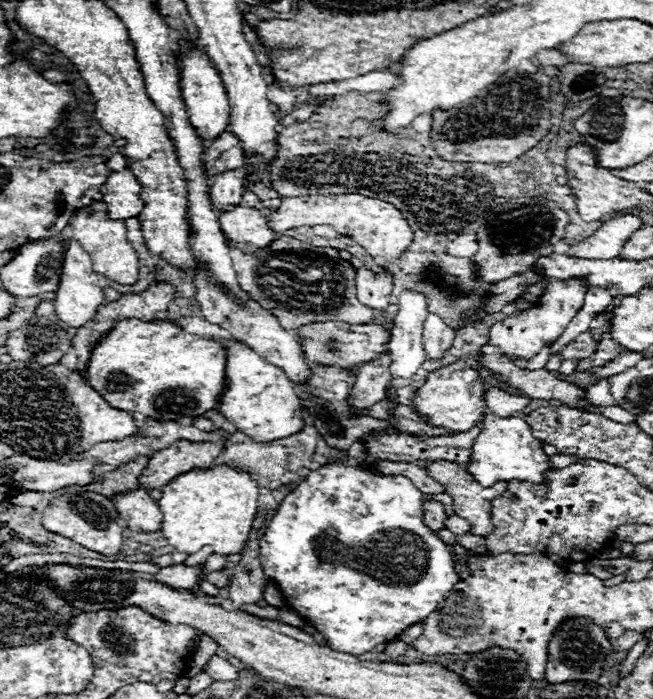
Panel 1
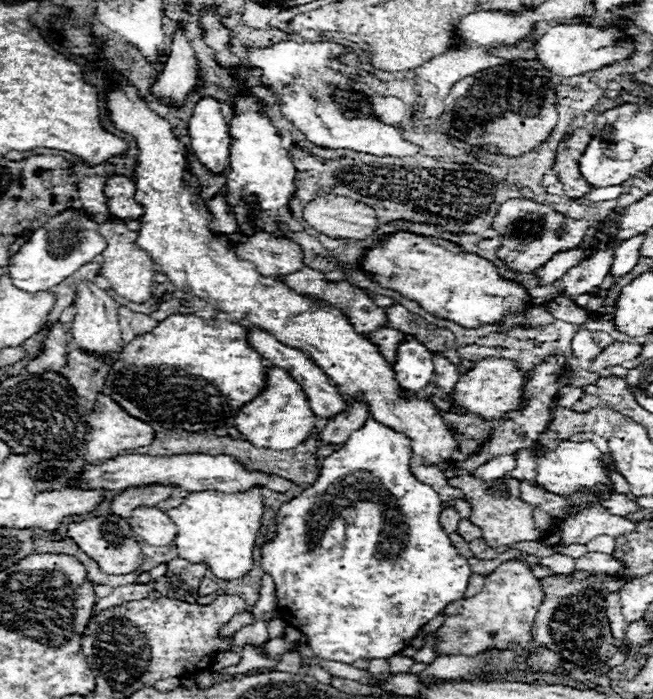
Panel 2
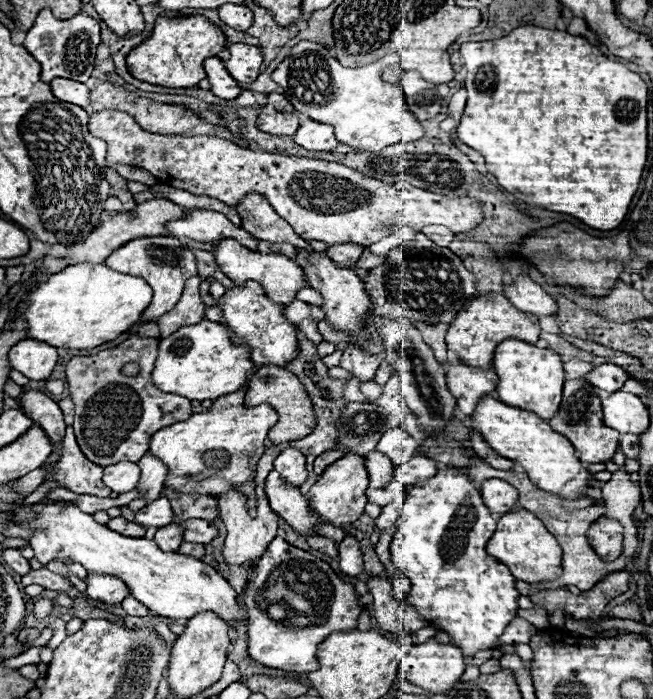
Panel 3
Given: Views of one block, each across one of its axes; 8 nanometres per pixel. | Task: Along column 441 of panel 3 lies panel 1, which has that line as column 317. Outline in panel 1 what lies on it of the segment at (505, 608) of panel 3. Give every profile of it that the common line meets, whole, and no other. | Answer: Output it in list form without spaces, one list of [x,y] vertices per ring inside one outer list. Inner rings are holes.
[[[356,442],[346,452],[344,460],[324,464],[322,468],[310,472],[306,476],[306,480],[302,484],[298,484],[282,500],[280,508],[276,510],[274,518],[268,524],[268,532],[260,540],[260,562],[262,562],[264,574],[278,584],[278,588],[284,594],[284,600],[288,602],[288,606],[294,608],[296,612],[300,612],[328,640],[328,646],[332,650],[346,652],[346,654],[352,654],[352,656],[358,656],[362,652],[370,652],[376,644],[386,644],[386,642],[394,640],[396,636],[400,636],[410,624],[422,622],[430,612],[436,610],[436,606],[442,602],[444,594],[450,592],[454,588],[454,584],[460,580],[456,570],[454,570],[454,560],[452,560],[450,548],[422,522],[424,494],[418,488],[414,488],[414,484],[410,480],[404,480],[404,476],[376,476],[376,474],[372,474],[364,468],[366,464],[368,464],[368,458],[364,454],[364,446],[360,442]]]

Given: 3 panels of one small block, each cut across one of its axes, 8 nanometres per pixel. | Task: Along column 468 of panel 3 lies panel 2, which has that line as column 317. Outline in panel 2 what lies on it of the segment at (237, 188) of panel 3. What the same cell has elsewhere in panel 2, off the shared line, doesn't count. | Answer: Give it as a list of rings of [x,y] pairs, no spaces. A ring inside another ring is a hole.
[[[320,196],[304,208],[304,220],[320,234],[346,240],[362,240],[376,232],[376,212],[352,198]]]

